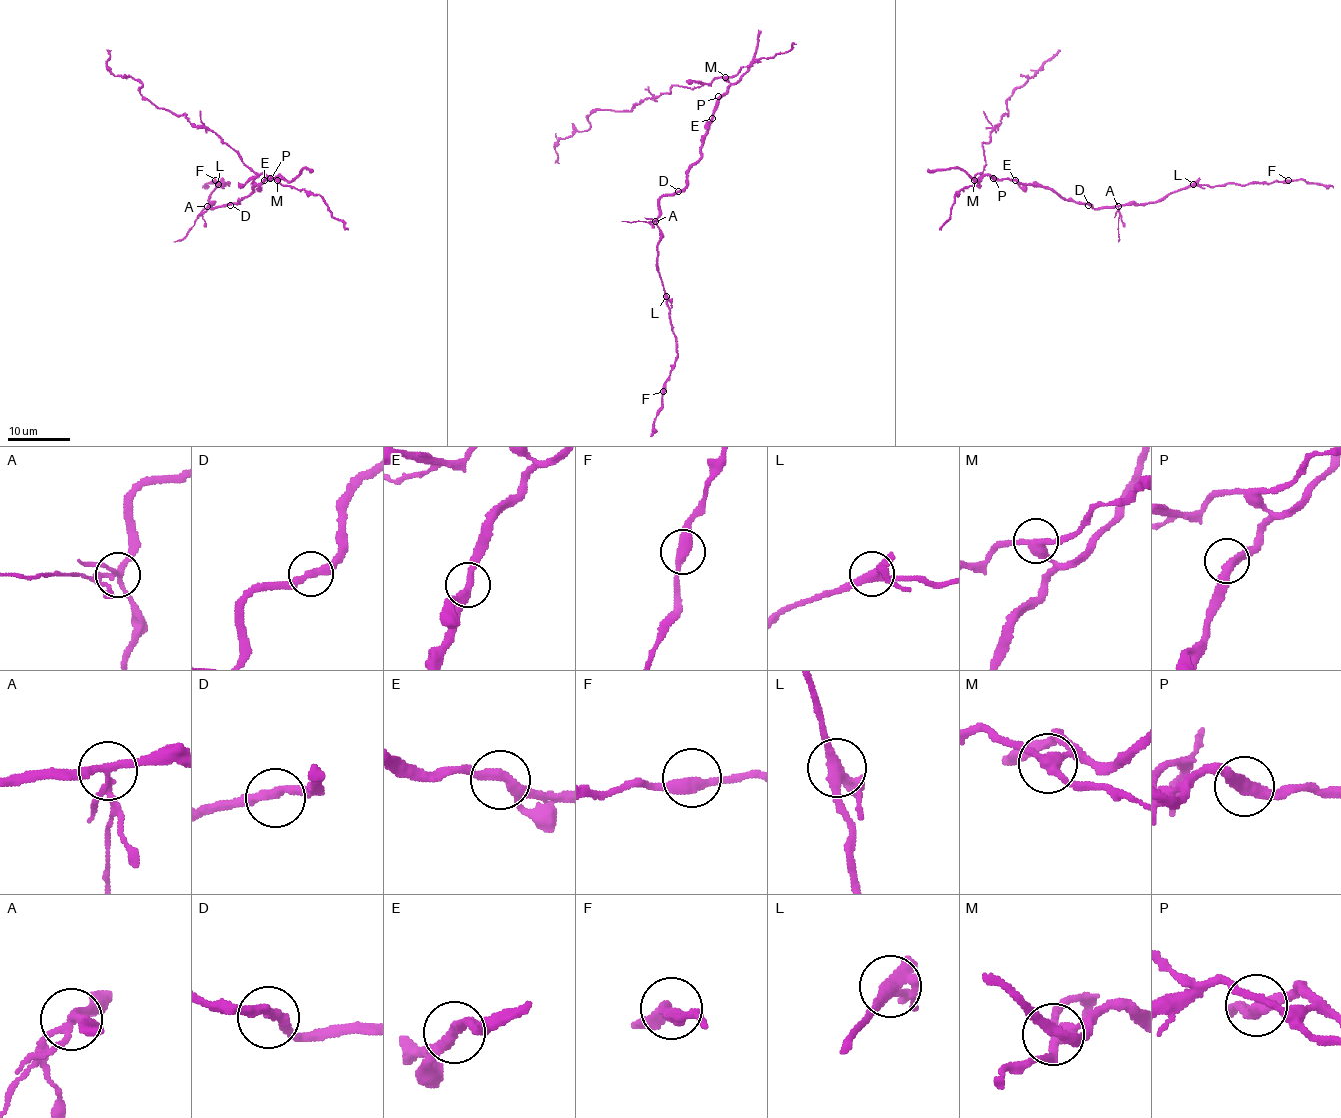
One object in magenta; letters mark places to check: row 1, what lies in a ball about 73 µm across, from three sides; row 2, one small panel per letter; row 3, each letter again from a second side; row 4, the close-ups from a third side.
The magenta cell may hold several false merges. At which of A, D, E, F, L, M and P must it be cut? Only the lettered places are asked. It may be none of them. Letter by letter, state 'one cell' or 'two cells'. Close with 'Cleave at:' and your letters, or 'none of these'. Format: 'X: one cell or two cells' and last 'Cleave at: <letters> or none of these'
A: two cells
D: one cell
E: one cell
F: one cell
L: one cell
M: two cells
P: one cell
Cleave at: A, M

